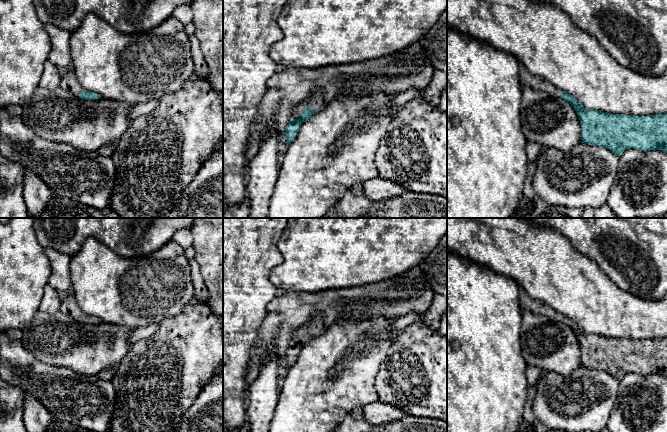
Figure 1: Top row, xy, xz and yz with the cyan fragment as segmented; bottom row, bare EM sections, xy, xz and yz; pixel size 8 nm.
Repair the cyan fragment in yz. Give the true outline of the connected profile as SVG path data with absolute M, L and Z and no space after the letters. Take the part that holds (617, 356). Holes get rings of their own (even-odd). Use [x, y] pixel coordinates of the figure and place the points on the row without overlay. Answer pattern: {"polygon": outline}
{"polygon": "M519 284L518 290L521 309L561 321L571 328L582 351L582 367L605 371L617 380L630 372L667 377L667 337L635 340L588 334L575 321L545 302L530 298Z"}

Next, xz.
{"polygon": "M320 314L312 317L305 325L295 329L292 332L292 337L289 346L285 352L287 363L286 372L295 363L300 350L307 345L314 337L317 337L325 328L323 318Z"}

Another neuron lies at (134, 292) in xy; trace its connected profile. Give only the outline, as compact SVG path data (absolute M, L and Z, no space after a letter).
M87 238L80 251L72 256L70 265L71 288L80 309L100 321L130 328L159 324L179 314L194 298L191 267L185 250L173 239L155 252L144 257L125 258L117 255L96 238Z

